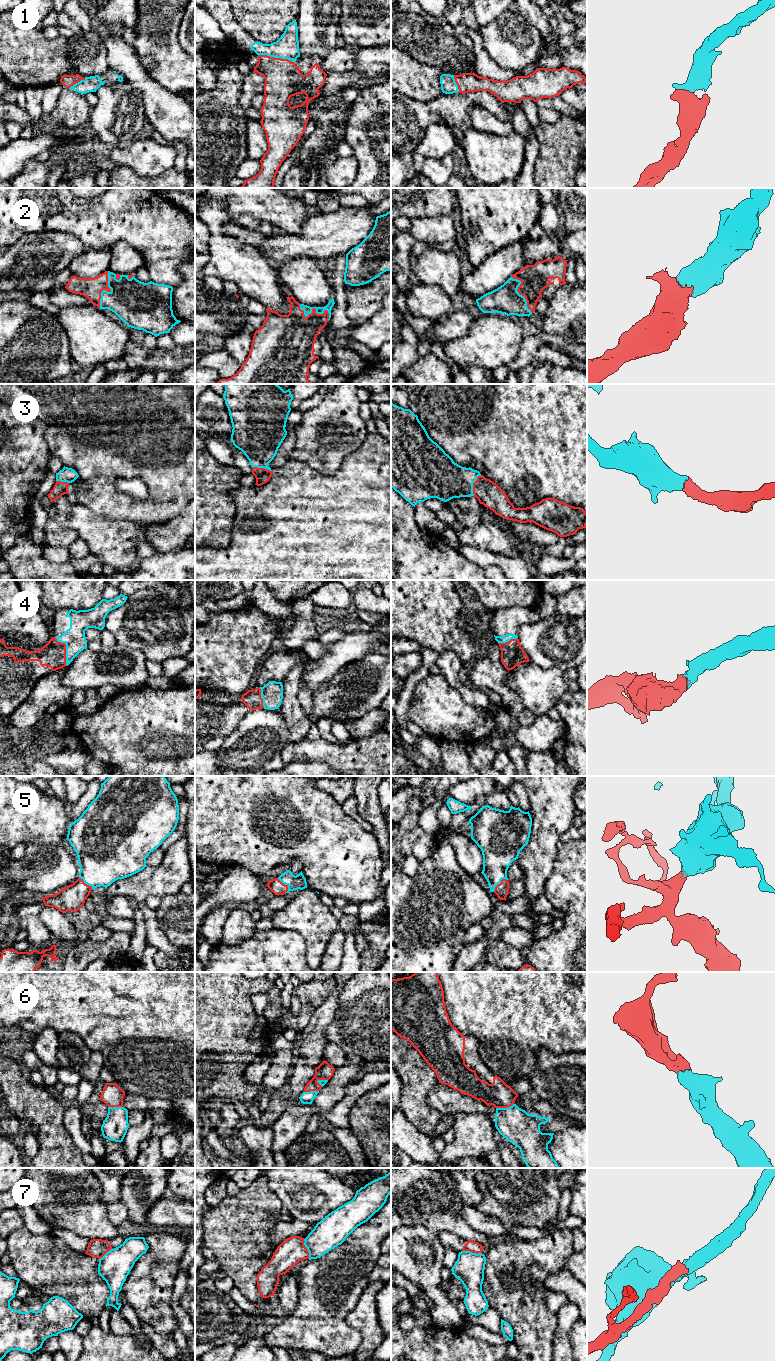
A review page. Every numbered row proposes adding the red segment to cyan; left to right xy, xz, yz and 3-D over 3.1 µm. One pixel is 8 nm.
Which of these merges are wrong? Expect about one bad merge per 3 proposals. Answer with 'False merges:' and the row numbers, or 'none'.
False merges: 7

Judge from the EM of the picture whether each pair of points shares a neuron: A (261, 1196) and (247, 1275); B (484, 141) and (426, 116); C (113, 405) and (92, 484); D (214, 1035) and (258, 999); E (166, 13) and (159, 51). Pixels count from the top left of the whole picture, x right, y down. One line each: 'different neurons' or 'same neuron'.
A: same neuron
B: different neurons
C: same neuron
D: different neurons
E: same neuron

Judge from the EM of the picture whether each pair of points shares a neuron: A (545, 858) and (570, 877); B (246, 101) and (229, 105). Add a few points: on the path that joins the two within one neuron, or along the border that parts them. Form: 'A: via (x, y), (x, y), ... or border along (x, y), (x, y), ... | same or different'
A: border along (558, 850), (553, 869), (544, 886) | different
B: border along (242, 80), (239, 103), (244, 109) | different

